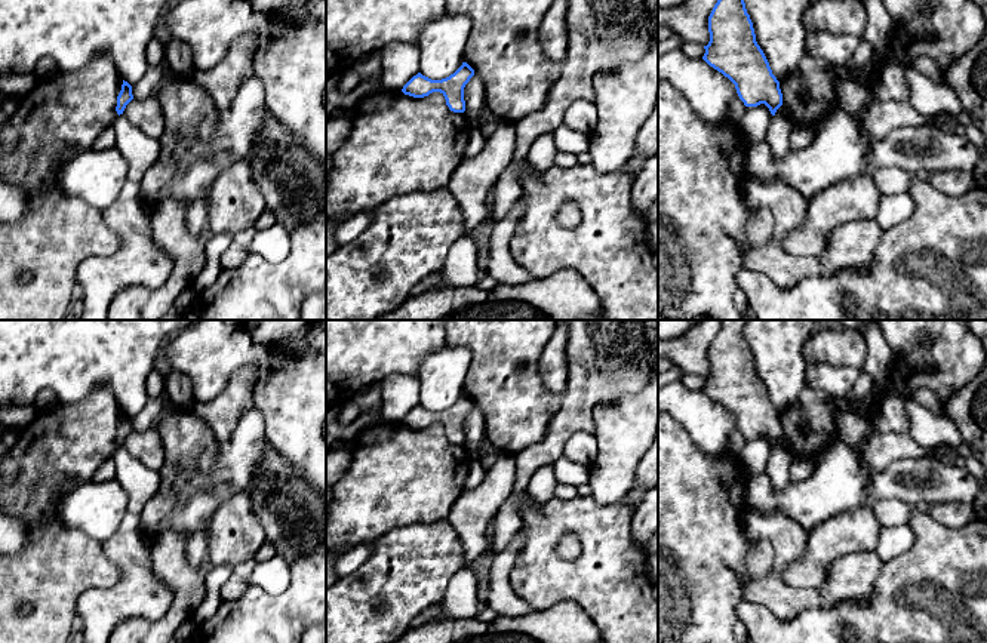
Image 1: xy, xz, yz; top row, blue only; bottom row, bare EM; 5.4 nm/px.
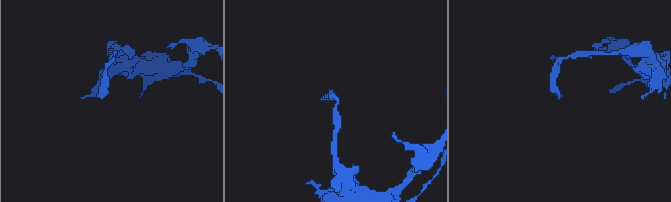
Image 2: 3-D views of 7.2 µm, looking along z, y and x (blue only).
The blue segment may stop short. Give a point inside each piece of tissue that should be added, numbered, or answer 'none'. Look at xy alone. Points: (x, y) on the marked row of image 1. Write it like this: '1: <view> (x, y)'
none

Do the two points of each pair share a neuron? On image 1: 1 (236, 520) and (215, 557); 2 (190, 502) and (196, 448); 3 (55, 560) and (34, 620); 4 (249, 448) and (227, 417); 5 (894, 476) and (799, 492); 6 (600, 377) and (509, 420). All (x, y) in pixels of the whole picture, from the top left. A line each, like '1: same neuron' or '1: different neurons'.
1: same neuron
2: same neuron
3: same neuron
4: different neurons
5: same neuron
6: different neurons

